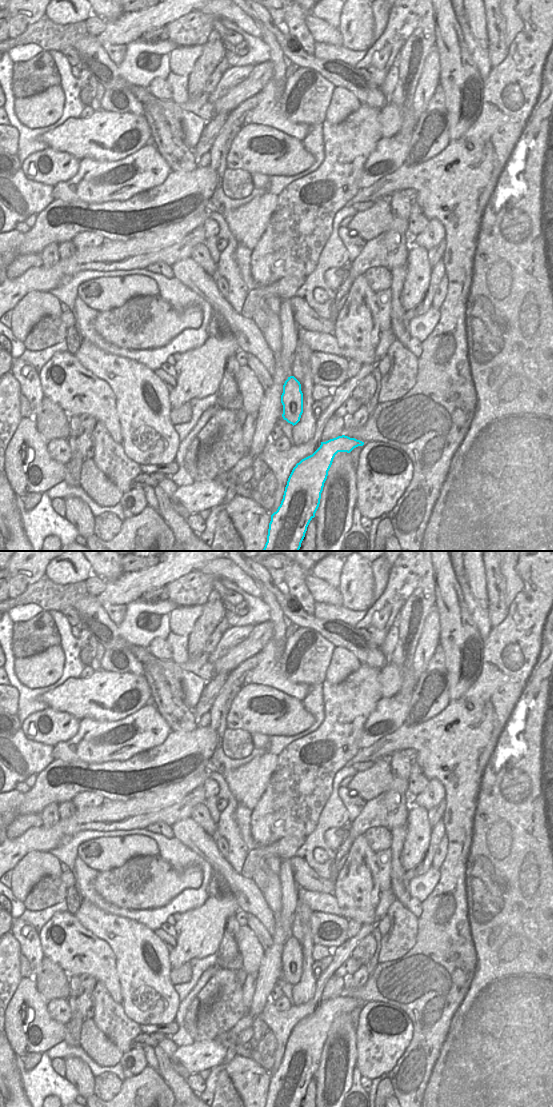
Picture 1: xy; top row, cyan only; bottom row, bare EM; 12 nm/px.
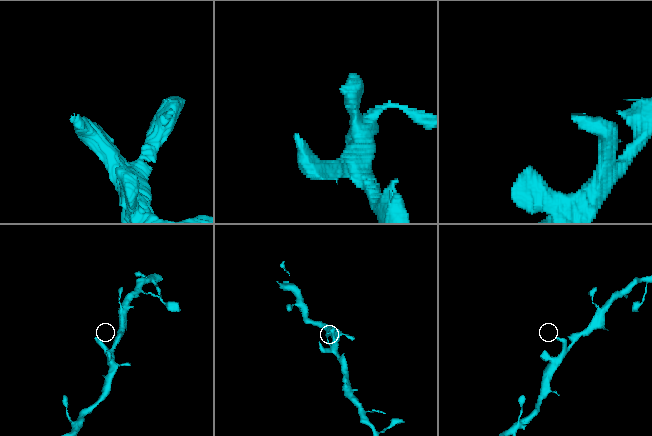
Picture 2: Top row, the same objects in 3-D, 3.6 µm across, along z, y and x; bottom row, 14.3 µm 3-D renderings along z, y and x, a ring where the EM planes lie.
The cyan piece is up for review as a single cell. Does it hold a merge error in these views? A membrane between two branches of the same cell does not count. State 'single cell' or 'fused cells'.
single cell

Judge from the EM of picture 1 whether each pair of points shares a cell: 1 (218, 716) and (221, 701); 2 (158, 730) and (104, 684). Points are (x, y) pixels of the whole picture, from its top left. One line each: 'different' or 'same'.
1: same
2: different

